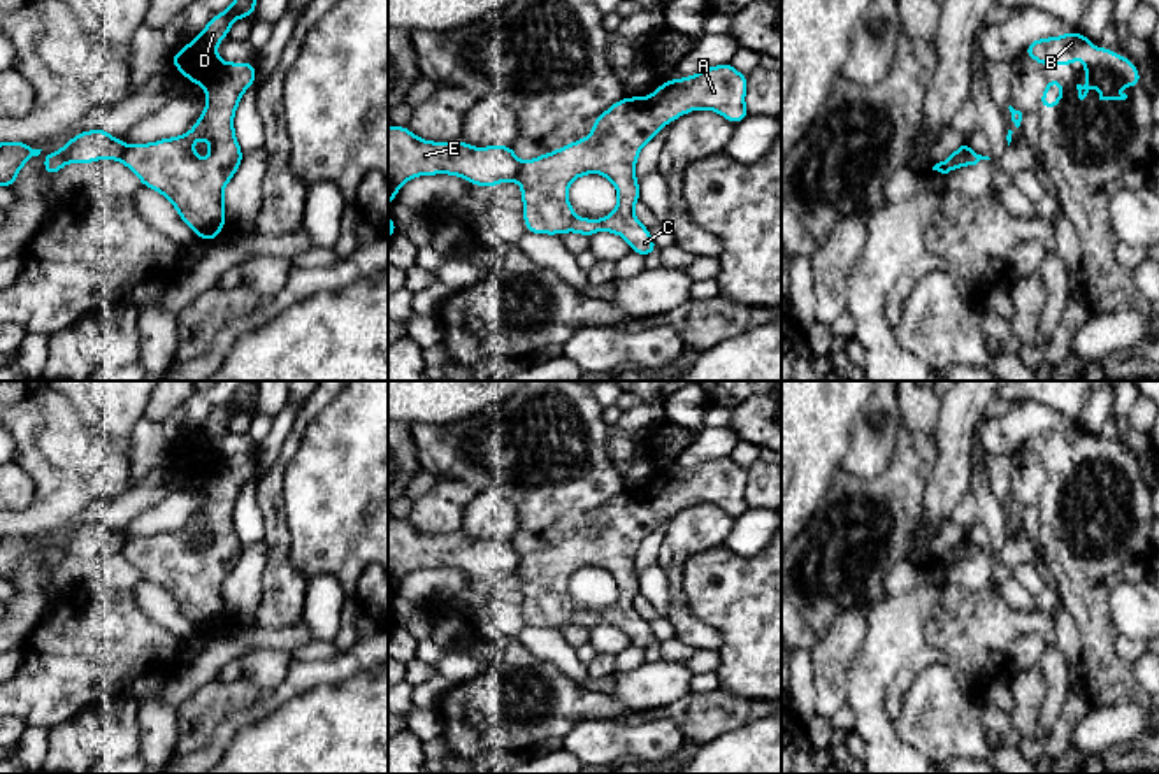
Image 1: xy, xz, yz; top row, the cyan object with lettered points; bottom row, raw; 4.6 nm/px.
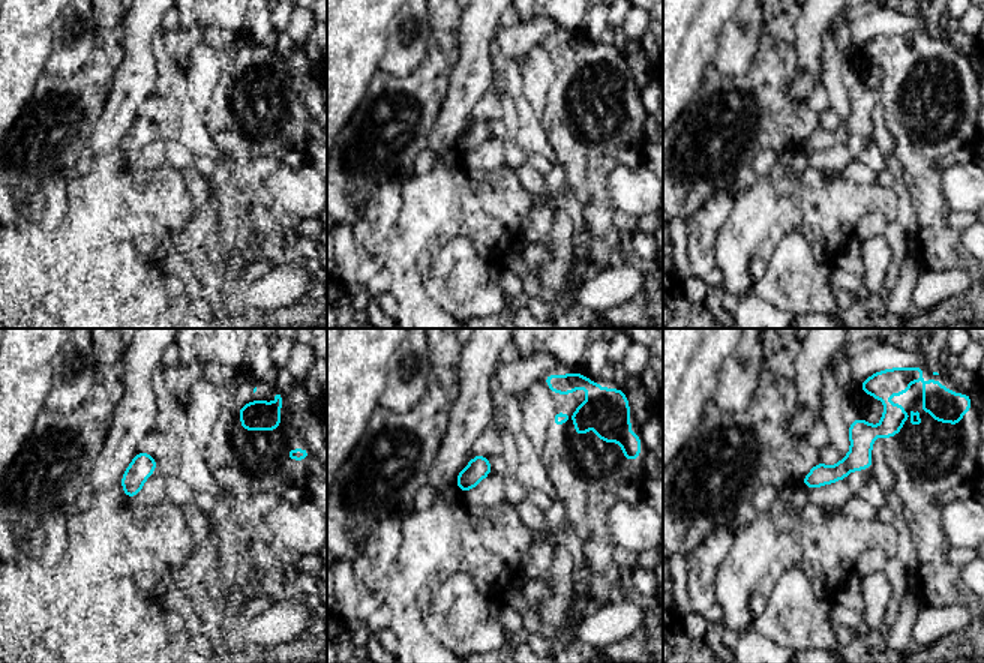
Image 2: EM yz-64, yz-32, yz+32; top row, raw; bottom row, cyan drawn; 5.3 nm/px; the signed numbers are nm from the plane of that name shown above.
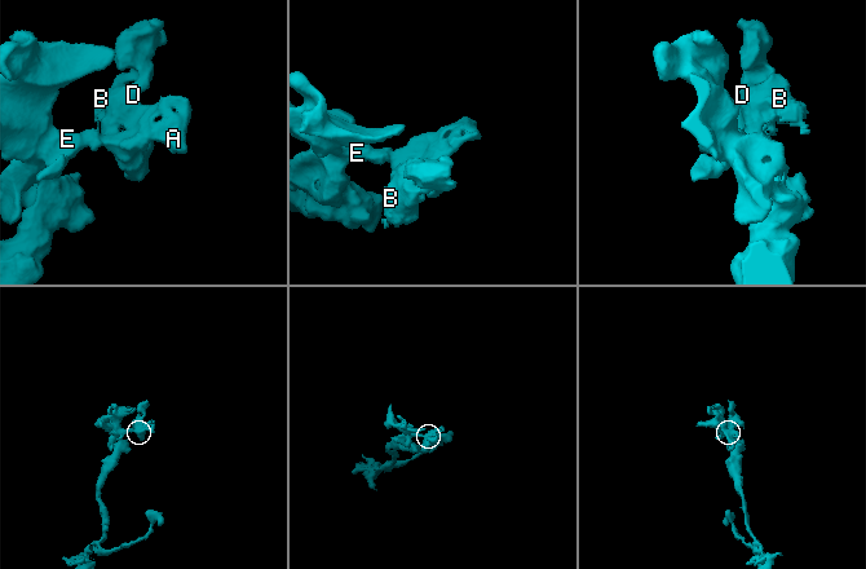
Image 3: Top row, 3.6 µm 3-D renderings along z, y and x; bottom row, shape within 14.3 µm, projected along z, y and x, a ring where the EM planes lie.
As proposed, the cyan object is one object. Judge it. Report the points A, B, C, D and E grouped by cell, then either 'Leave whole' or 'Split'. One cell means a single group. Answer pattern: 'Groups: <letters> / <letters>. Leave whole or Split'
Groups: A B C D / E. Split

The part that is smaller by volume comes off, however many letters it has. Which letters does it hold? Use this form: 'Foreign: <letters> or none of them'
Foreign: A, B, C, D

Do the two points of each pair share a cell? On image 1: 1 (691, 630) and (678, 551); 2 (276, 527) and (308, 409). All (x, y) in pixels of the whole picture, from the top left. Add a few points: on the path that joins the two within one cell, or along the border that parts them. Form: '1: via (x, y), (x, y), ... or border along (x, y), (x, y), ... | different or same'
1: via (680, 611), (675, 571) | same
2: via (274, 497), (274, 472), (294, 439) | same

